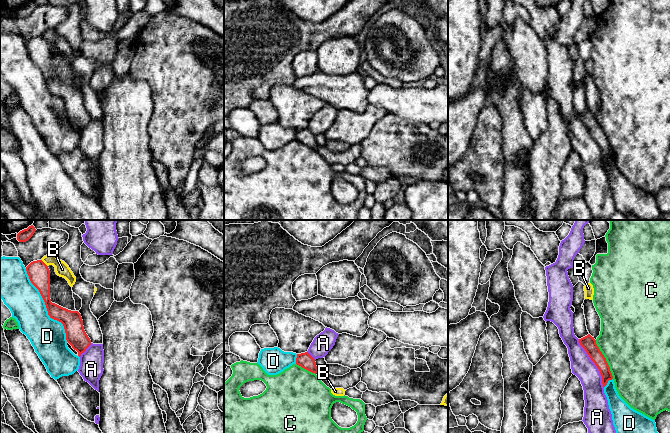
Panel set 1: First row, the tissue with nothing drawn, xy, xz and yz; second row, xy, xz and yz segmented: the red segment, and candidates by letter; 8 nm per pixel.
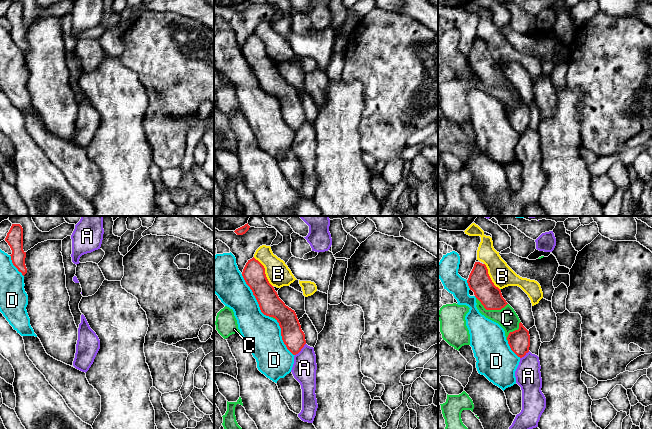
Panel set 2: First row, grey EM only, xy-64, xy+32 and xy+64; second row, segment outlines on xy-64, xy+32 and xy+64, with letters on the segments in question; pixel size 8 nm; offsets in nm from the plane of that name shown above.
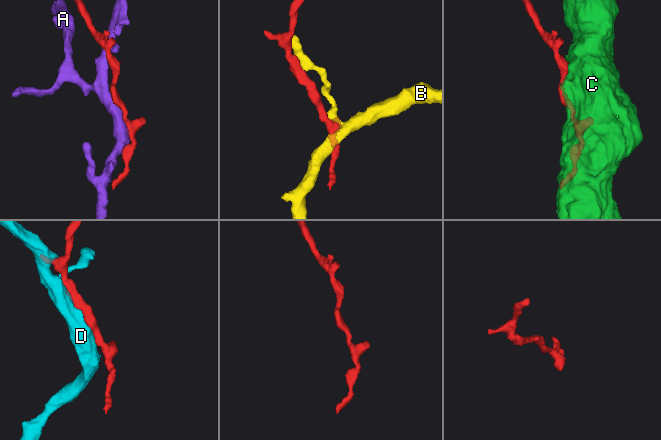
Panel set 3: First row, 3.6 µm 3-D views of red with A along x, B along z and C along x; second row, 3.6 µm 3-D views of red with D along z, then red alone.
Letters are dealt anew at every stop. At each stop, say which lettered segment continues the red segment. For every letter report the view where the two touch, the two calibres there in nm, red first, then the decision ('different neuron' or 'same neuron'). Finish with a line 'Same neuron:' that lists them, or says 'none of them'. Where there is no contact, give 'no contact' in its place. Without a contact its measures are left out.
A: contact in yz; calibres 120 and 180 nm; same neuron
B: contact in xy; calibres 180 and 110 nm; different neuron
C: contact in yz; calibres 120 and 500 nm; different neuron
D: contact in xy; calibres 160 and 280 nm; different neuron
Same neuron: A

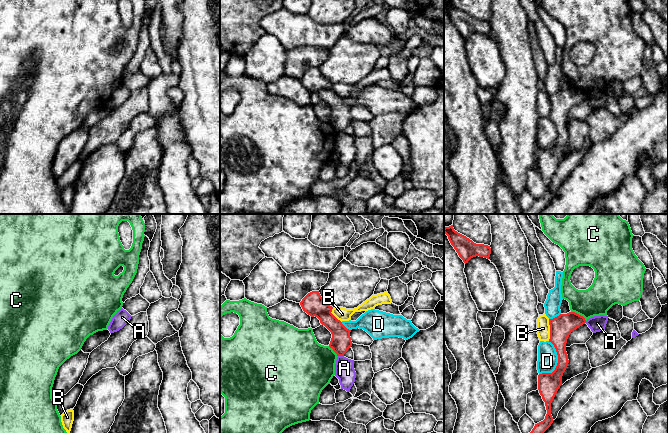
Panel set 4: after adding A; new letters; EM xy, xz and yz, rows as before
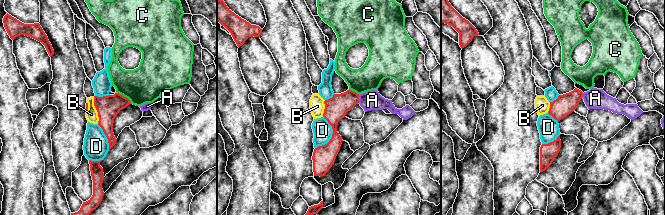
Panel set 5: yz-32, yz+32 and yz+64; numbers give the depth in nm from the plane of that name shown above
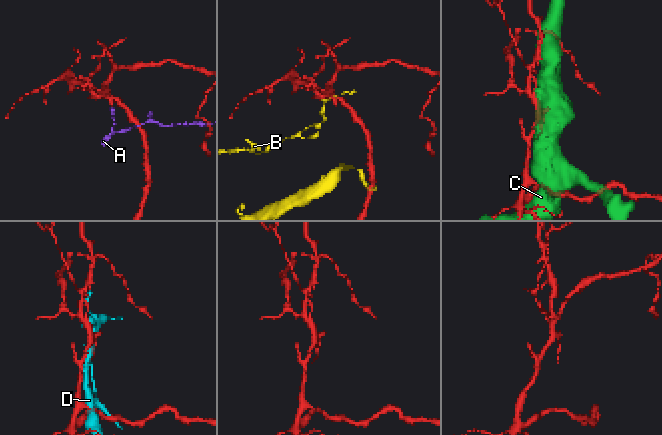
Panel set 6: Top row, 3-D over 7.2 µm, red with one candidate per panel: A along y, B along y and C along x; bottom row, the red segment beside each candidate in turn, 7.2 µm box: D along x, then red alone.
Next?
A: contact in xz; calibres 160 and 160 nm; different neuron
B: contact in yz; calibres 180 and 110 nm; different neuron
C: contact in yz; calibres 180 and 240 nm; different neuron
D: contact in yz; calibres 180 and 160 nm; different neuron
Same neuron: none of them

